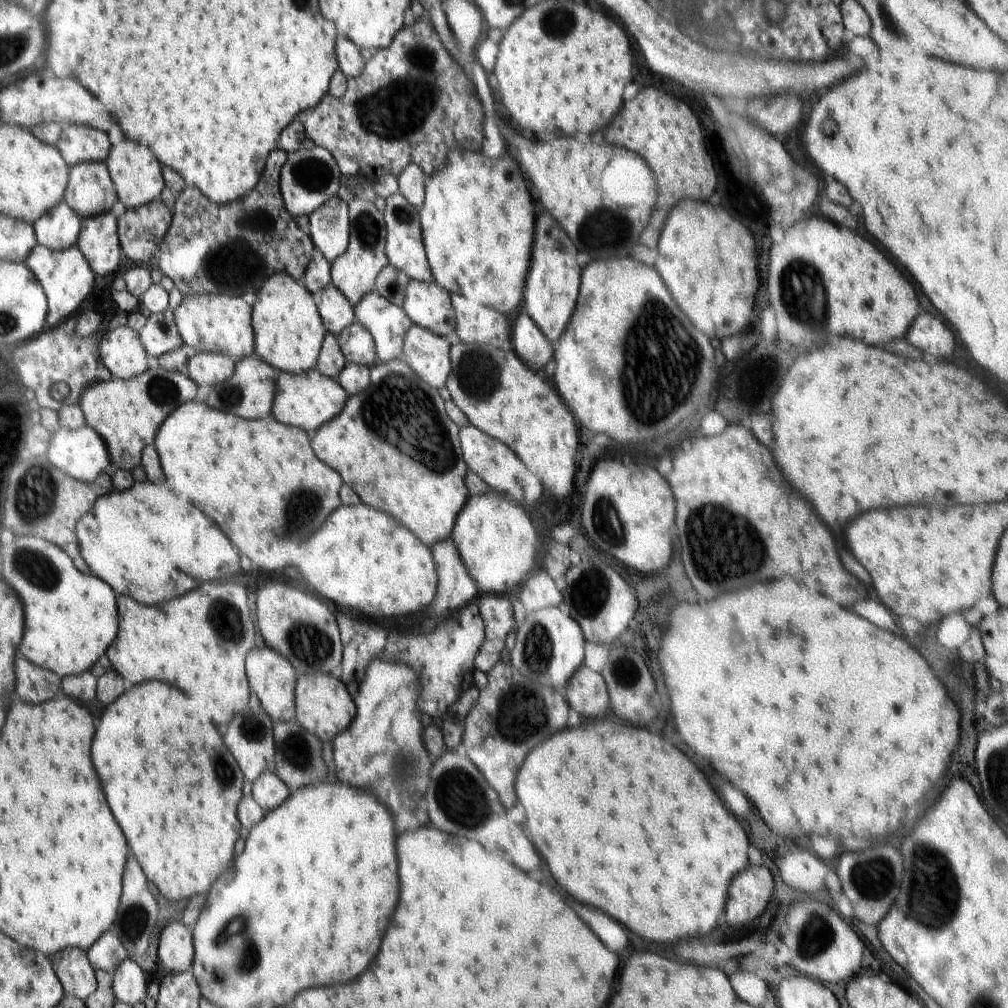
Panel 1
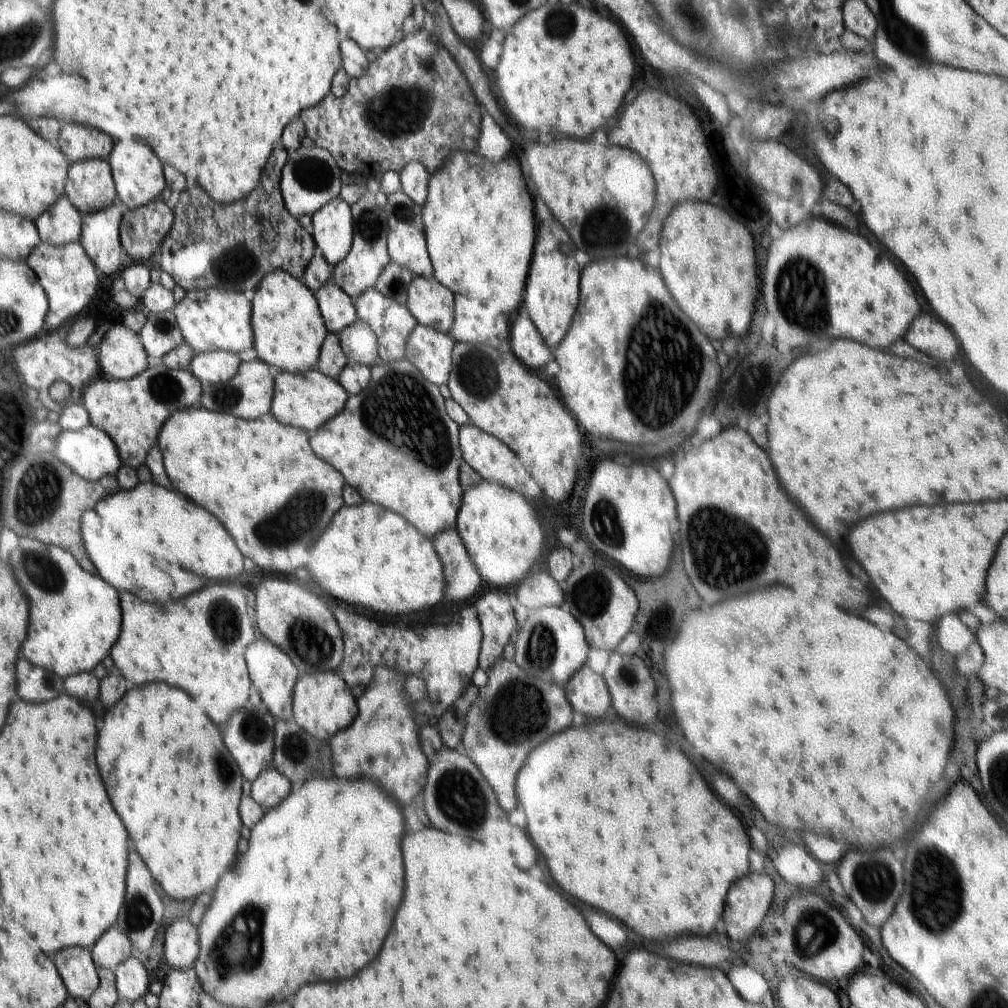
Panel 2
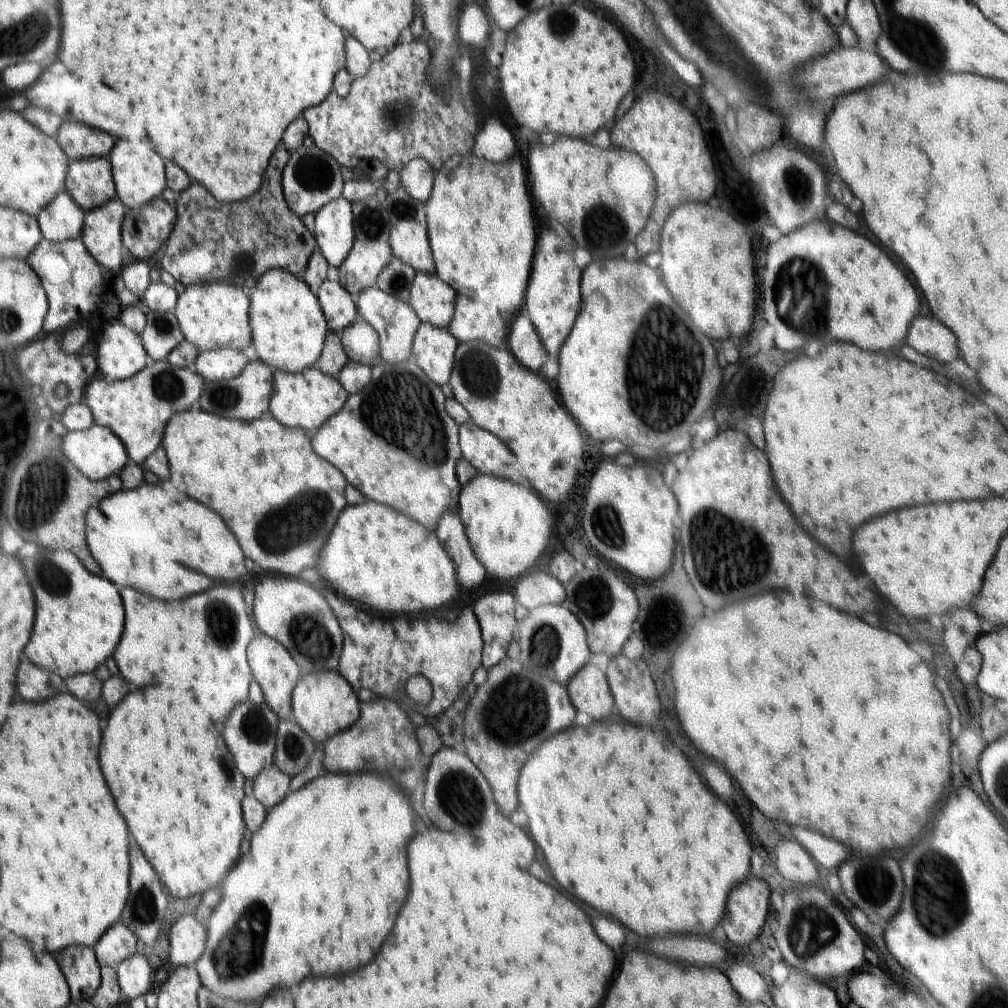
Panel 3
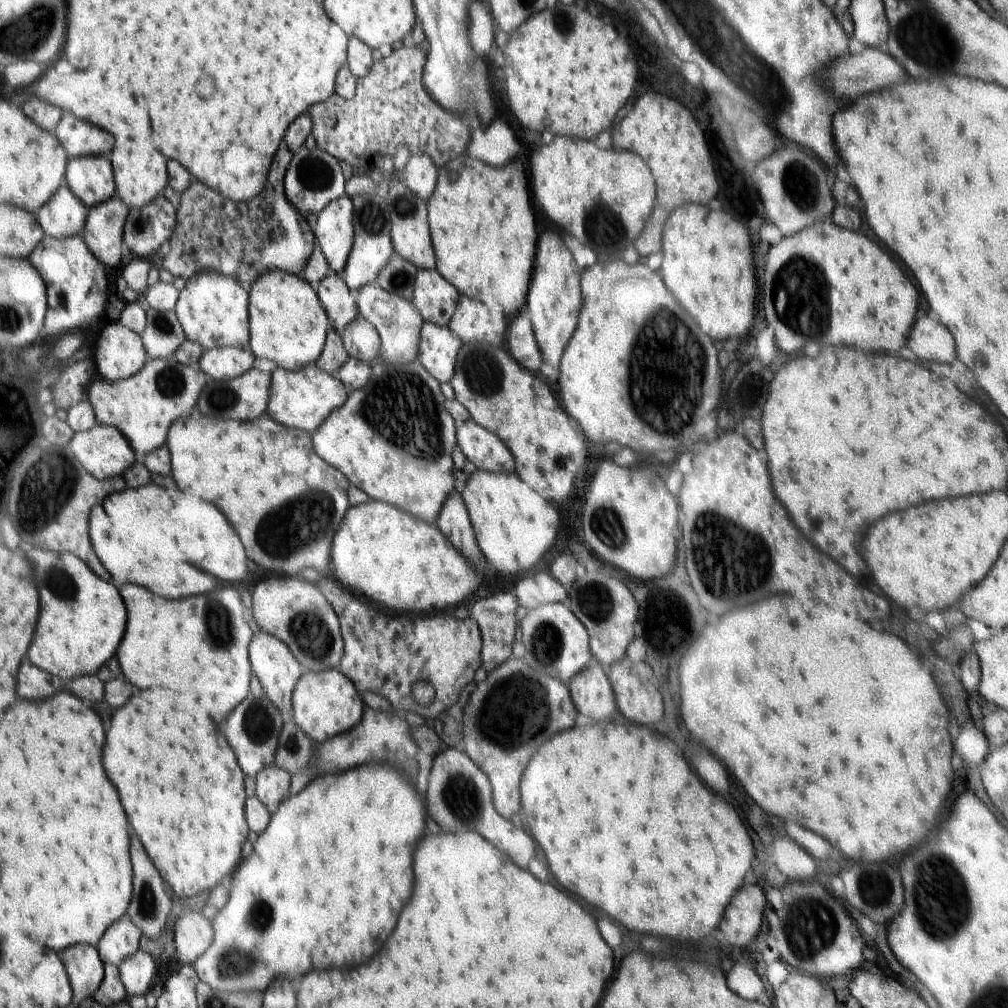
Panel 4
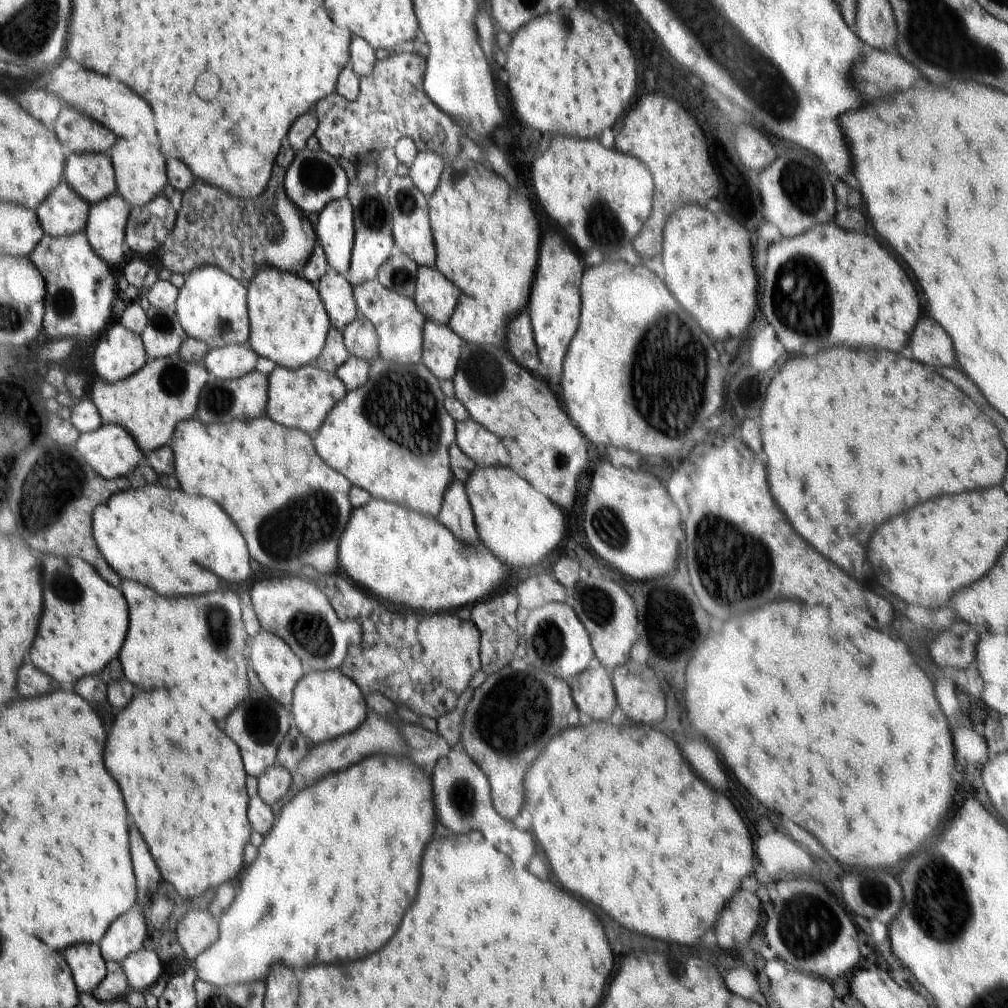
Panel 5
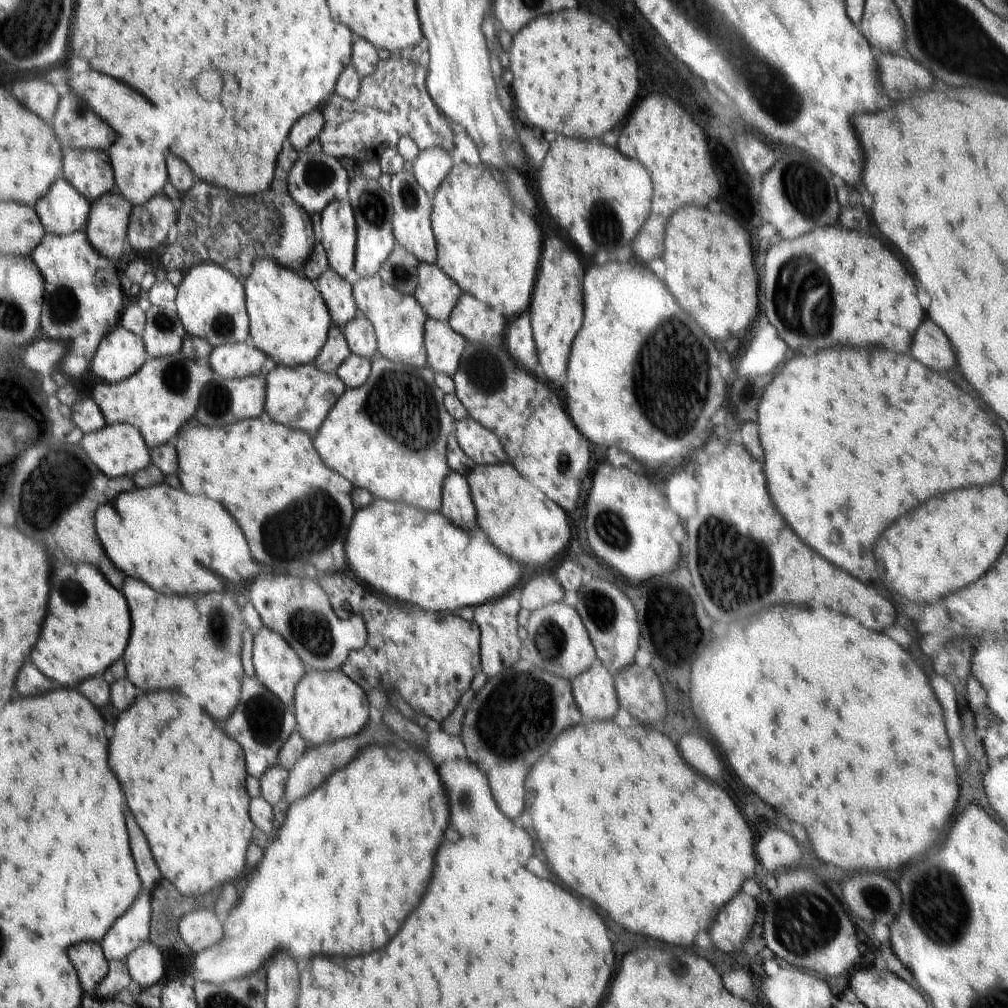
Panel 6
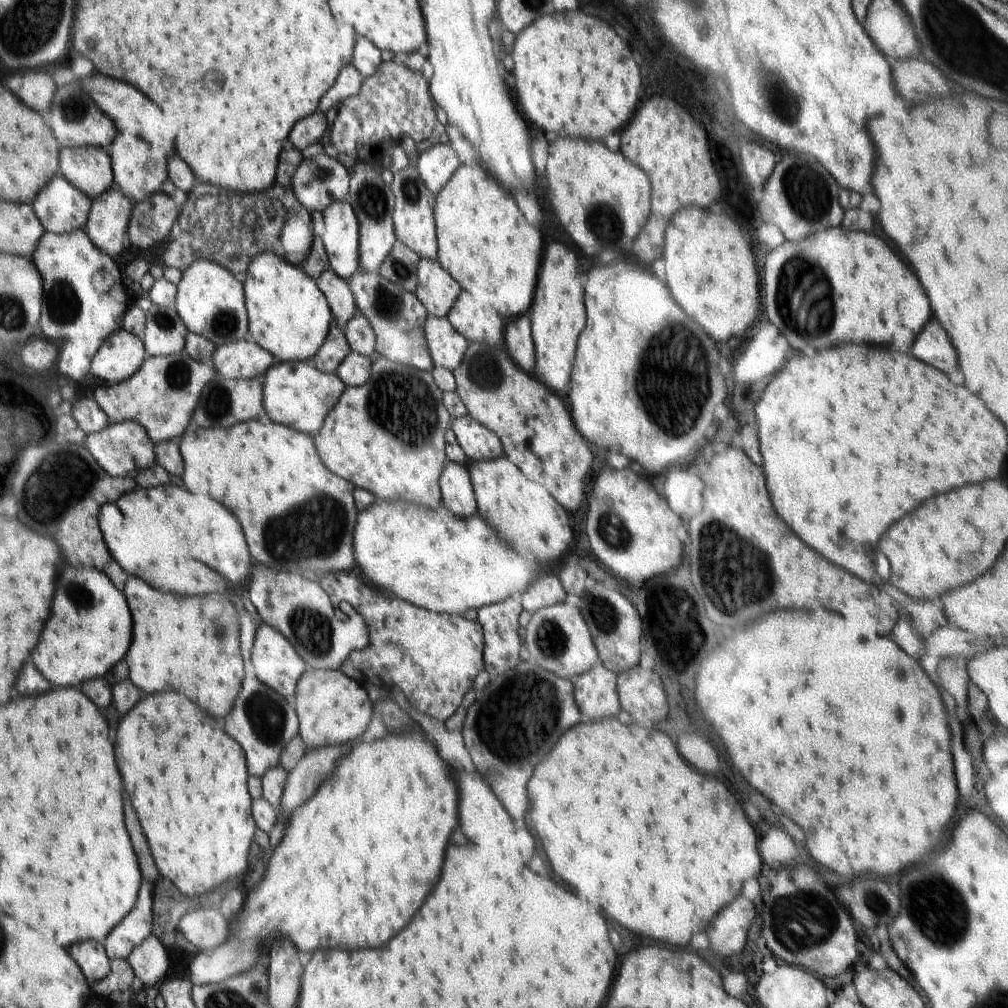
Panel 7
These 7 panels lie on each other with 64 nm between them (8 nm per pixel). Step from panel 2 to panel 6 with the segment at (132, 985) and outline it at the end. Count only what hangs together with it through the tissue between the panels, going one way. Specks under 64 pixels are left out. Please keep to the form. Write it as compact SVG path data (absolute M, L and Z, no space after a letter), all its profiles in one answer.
M152 939L141 949L133 950L126 958L126 966L141 989L146 990L164 976L164 958L162 951L156 948Z

